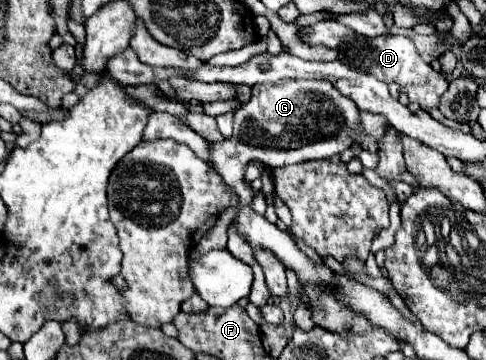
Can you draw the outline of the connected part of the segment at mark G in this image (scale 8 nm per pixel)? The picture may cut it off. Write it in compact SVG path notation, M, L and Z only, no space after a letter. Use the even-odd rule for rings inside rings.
M295 79L285 87L273 83L261 83L253 87L251 99L235 111L233 135L227 141L211 145L211 161L223 181L239 195L239 206L229 208L217 219L217 225L199 241L197 249L223 249L227 247L227 227L238 214L240 207L251 205L251 187L244 181L244 170L249 161L263 161L267 167L283 167L289 163L303 163L311 159L325 159L339 155L353 143L373 154L379 153L377 143L371 137L357 135L359 109L351 99L341 95L329 81L305 81Z

